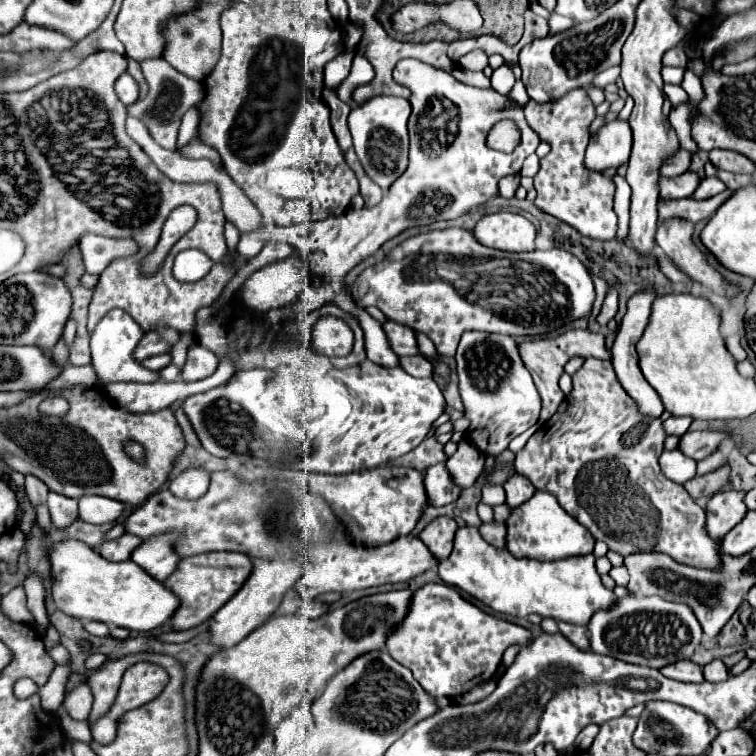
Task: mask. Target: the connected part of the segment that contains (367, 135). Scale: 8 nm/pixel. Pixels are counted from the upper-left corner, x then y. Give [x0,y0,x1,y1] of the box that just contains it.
[349,95,411,191]

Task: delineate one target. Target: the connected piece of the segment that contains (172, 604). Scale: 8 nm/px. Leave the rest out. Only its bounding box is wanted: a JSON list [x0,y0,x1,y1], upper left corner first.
[51,541,179,631]

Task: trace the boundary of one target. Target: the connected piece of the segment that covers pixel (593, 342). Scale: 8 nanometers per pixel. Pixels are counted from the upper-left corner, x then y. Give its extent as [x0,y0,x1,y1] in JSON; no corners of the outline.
[519,329,611,423]

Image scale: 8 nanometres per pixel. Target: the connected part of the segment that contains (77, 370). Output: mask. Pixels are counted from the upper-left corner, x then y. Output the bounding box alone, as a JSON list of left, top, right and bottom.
[47,365,99,389]

